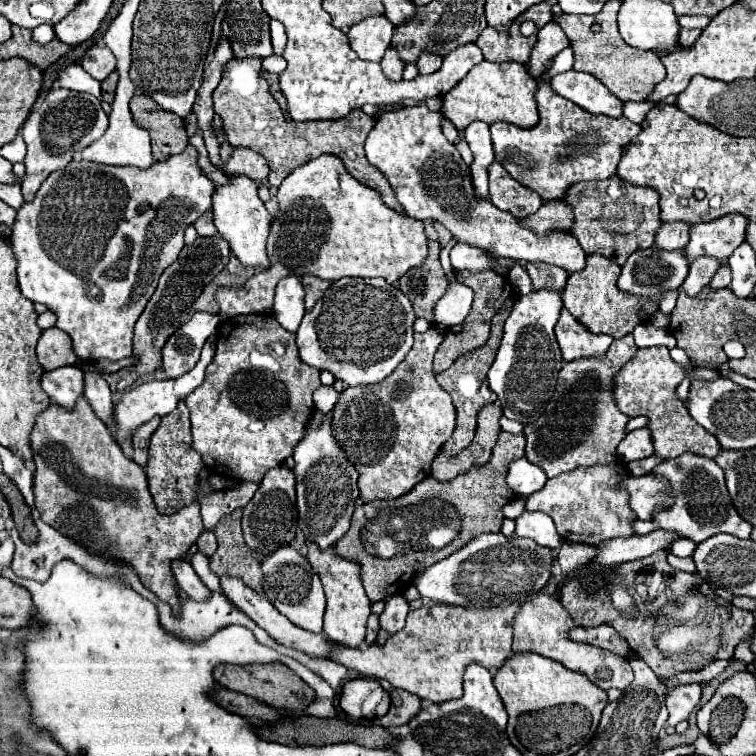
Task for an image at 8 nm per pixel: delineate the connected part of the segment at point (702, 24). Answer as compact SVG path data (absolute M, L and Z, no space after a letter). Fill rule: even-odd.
M680 16L678 22L682 28L700 28L702 30L708 26L710 18L708 16Z

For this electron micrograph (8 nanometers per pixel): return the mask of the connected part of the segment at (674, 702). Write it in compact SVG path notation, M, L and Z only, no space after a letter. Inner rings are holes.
M686 684L686 686L672 688L666 698L666 706L670 712L668 726L676 726L678 722L688 720L688 716L700 702L700 696L702 696L700 684Z

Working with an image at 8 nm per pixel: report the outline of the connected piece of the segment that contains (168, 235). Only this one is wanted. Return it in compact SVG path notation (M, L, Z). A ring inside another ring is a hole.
M188 146L182 154L176 156L168 156L162 162L154 162L150 168L140 170L140 168L132 168L132 166L106 166L106 164L94 164L94 162L84 162L84 160L72 160L64 170L56 170L52 172L44 184L40 186L40 190L36 192L36 200L32 202L24 202L22 208L16 214L16 222L12 228L12 250L14 256L18 260L18 268L16 268L16 276L18 276L18 286L24 298L32 300L32 302L42 302L50 312L56 314L56 328L64 330L74 344L74 352L78 358L86 360L86 362L96 362L100 358L108 358L108 360L122 360L132 356L132 332L134 332L134 324L138 320L138 316L142 314L146 302L150 300L150 296L154 294L156 286L158 286L158 278L162 276L162 272L176 260L176 254L180 254L182 246L182 238L184 238L184 230L188 224L192 224L198 216L202 216L206 210L210 210L212 206L212 194L214 194L214 182L208 180L198 164L196 164L196 148Z

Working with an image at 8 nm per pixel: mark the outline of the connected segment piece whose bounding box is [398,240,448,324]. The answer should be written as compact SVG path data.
M430 240L428 244L428 258L426 262L406 272L406 276L400 278L400 290L408 296L416 310L416 318L424 318L430 324L434 324L434 306L448 290L448 278L440 266L440 244Z

